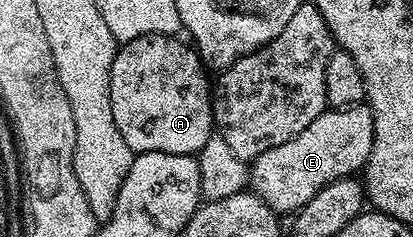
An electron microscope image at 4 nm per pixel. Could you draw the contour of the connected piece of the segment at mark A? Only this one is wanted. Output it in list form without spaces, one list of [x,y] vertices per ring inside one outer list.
[[[143,35],[117,50],[110,69],[110,109],[114,109],[118,133],[126,137],[126,145],[130,145],[133,153],[161,151],[196,155],[209,146],[208,138],[214,135],[210,75],[195,46],[185,43],[176,35]]]

